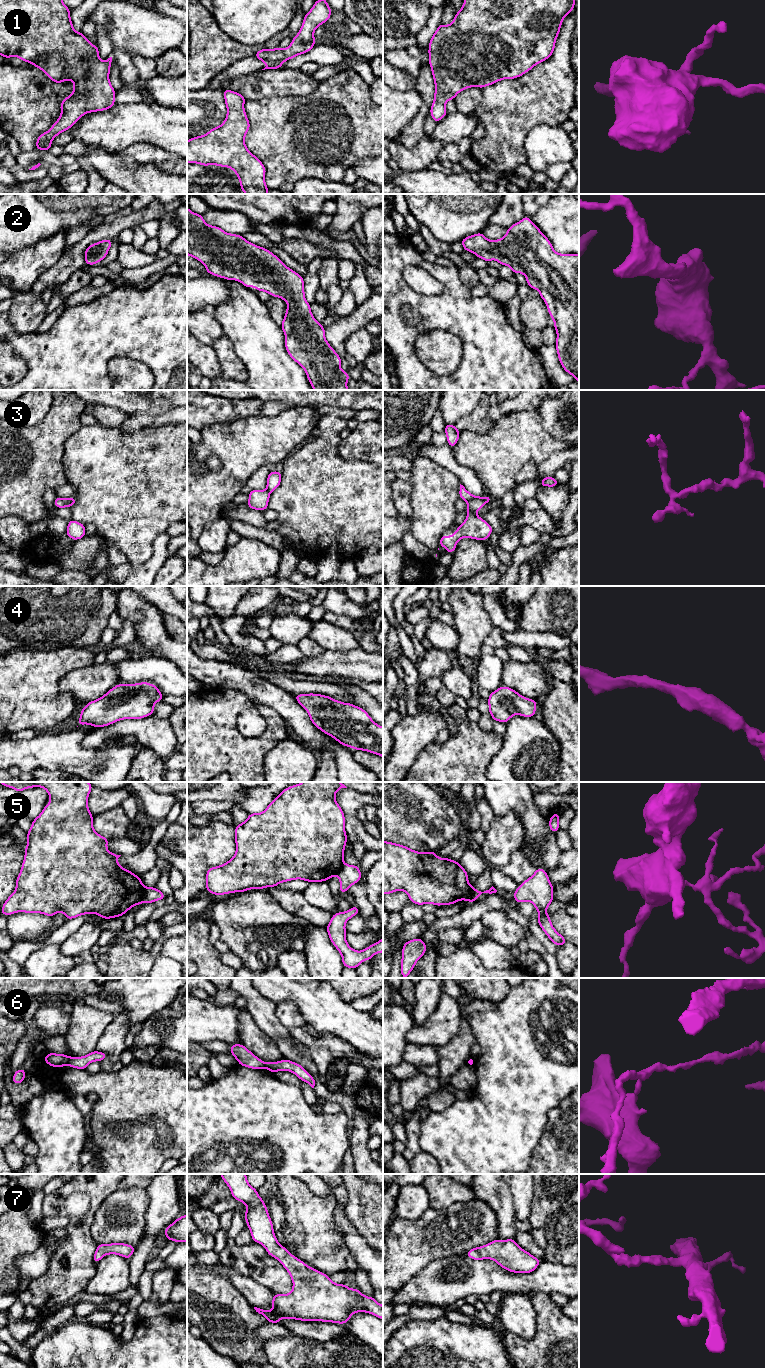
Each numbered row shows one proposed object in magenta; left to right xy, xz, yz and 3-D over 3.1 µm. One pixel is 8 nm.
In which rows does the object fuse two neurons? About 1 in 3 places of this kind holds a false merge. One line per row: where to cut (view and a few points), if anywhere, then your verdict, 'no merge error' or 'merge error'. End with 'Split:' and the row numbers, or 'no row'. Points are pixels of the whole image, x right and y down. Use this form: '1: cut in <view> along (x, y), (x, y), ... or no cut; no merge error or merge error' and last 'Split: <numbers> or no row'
1: no cut; no merge error
2: no cut; no merge error
3: cut in xz along (266, 489), (269, 492); merge error
4: no cut; no merge error
5: cut in xy along (145, 887), (142, 893), (142, 901); merge error
6: cut in xy along (69, 1057), (67, 1064); merge error
7: no cut; no merge error
Split: 3, 5, 6

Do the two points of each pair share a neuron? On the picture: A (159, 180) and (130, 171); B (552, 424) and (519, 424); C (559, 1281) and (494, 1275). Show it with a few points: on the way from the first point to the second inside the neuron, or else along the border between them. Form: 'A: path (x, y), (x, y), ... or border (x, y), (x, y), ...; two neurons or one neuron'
A: path (152, 180), (139, 180), (137, 178); one neuron
B: border (537, 408), (542, 427), (555, 438), (560, 439); two neurons
C: path (543, 1281), (510, 1281); one neuron

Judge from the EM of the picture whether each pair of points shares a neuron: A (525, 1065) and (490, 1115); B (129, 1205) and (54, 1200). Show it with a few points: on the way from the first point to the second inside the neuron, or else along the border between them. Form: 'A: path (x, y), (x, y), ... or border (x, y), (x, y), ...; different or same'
A: path (520, 1077), (516, 1089), (502, 1103); same
B: border (119, 1188), (112, 1192), (99, 1206), (91, 1224); different

